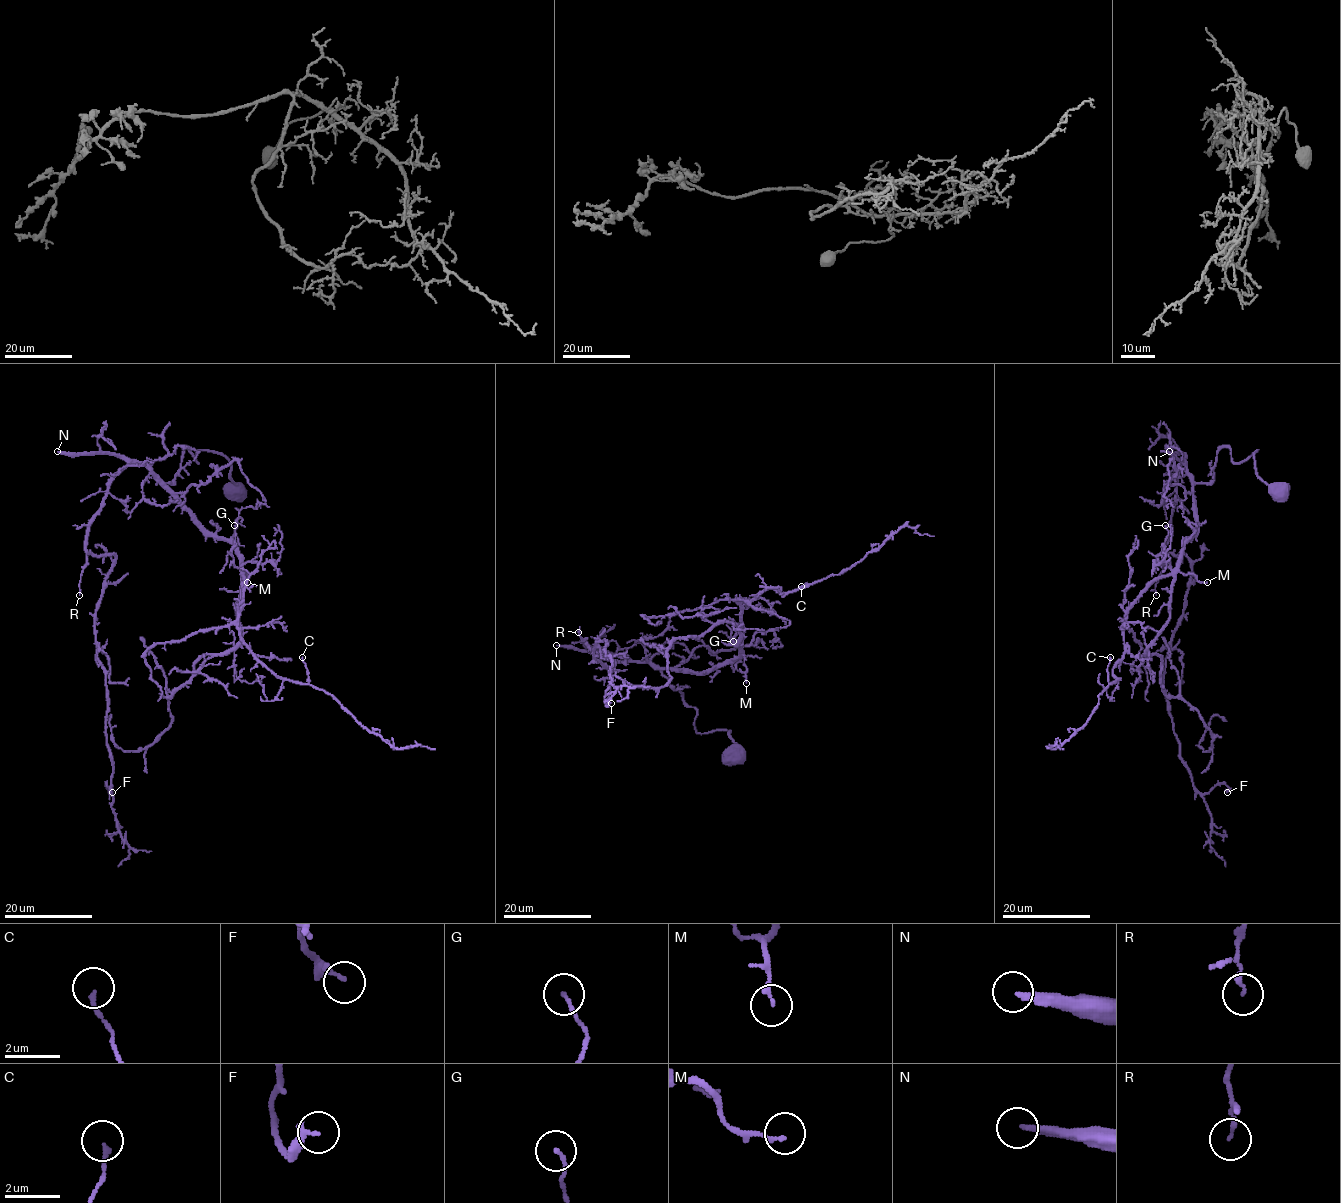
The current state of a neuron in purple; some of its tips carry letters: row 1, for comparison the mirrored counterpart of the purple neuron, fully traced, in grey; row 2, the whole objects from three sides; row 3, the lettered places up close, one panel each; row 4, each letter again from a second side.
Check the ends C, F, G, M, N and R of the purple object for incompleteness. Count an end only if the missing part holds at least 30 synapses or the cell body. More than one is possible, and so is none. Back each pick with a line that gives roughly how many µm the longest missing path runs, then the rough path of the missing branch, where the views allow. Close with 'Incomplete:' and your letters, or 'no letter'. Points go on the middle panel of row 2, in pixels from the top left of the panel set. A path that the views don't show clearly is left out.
N: 110 µm
Incomplete: N

